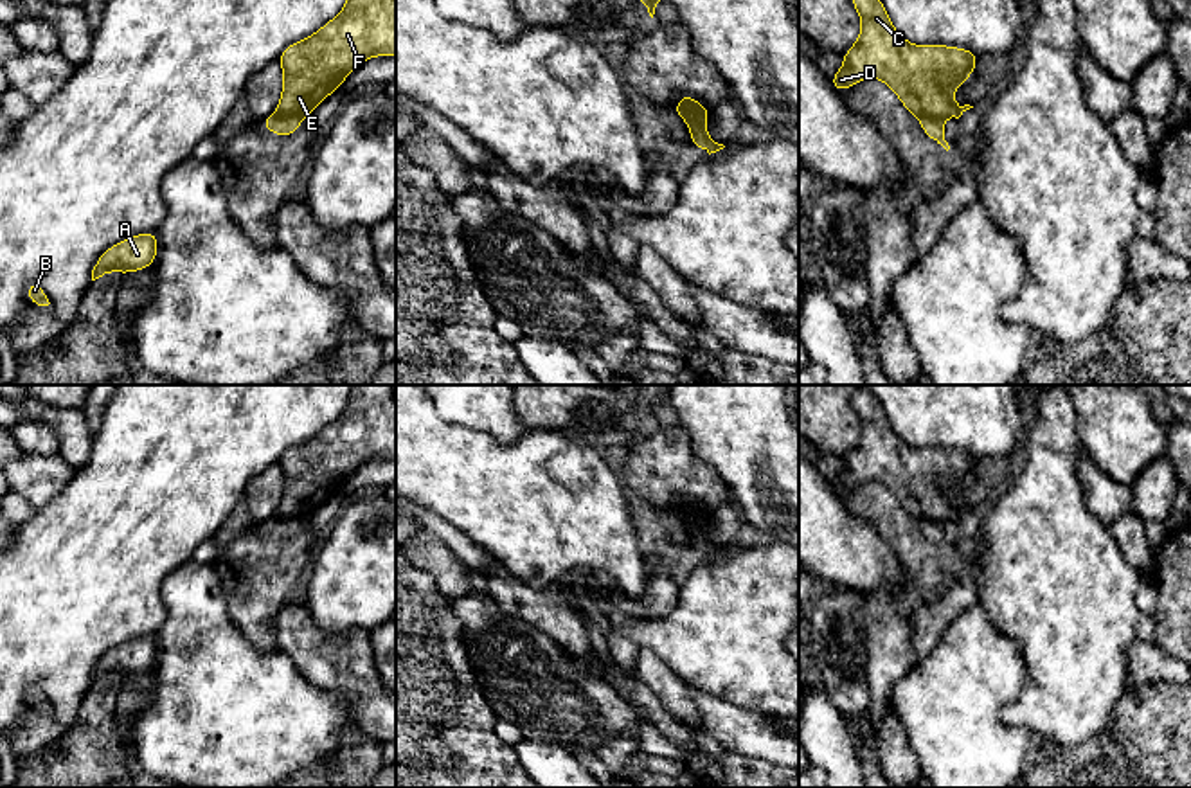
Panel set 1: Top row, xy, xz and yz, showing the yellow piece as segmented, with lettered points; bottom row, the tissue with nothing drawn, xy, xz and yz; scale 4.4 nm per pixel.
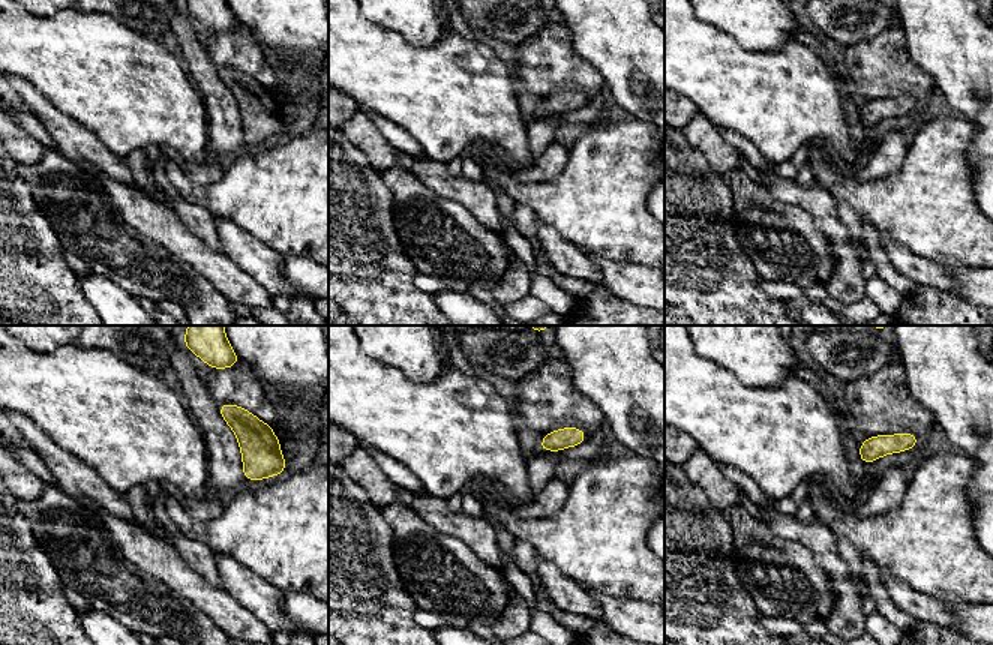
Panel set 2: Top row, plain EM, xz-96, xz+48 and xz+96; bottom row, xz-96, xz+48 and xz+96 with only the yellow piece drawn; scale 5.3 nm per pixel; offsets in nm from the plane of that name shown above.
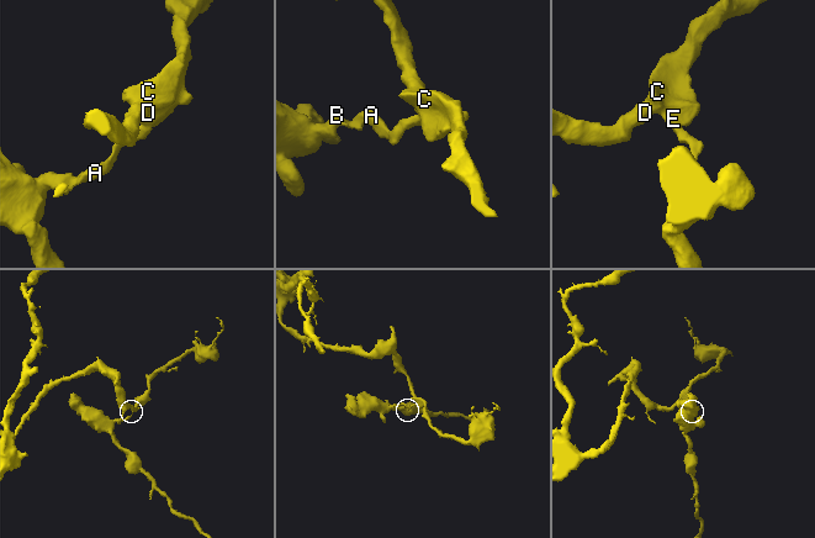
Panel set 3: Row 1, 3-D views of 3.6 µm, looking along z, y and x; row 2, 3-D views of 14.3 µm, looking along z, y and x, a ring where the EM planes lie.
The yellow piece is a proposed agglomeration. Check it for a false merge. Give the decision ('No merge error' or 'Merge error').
Merge error

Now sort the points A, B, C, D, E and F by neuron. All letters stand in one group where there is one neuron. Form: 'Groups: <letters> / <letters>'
Groups: A B / C D E F

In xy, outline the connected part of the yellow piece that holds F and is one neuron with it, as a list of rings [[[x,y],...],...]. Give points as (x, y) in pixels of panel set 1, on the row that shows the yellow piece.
[[[347,0],[336,18],[313,36],[290,45],[279,56],[284,72],[281,115],[309,115],[331,92],[338,90],[349,72],[371,56],[396,56],[396,0]]]

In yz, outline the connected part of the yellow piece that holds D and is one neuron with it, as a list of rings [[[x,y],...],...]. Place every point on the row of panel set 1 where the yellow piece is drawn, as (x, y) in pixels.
[[[851,0],[862,18],[862,32],[856,43],[842,56],[844,67],[831,76],[835,90],[844,92],[862,79],[876,77],[885,81],[900,97],[903,106],[914,115],[930,115],[936,119],[959,119],[970,104],[959,106],[952,101],[954,90],[973,72],[981,56],[966,49],[946,45],[912,45],[892,27],[882,0]]]

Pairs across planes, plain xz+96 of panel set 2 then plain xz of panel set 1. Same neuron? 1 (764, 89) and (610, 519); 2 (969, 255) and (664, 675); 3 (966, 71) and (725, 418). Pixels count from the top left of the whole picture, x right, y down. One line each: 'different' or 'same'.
1: same
2: different
3: same

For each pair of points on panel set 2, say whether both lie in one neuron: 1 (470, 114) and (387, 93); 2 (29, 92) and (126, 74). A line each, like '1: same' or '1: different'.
1: same
2: different

